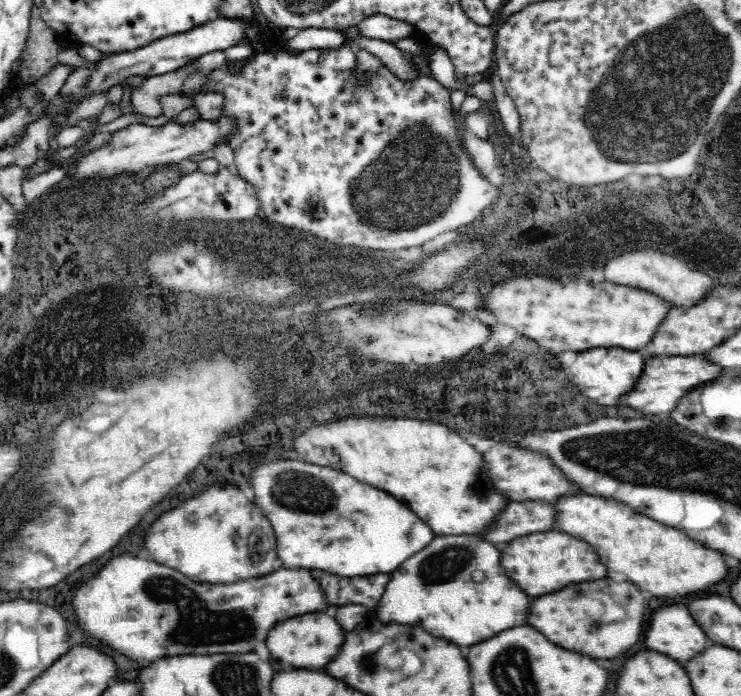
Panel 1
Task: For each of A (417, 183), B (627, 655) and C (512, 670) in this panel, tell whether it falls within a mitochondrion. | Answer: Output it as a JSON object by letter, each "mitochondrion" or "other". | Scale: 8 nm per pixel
{"A":"mitochondrion","B":"other","C":"mitochondrion"}

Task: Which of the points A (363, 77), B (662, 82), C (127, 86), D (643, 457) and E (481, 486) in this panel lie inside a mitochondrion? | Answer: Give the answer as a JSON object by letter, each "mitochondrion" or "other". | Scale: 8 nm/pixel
{"A":"other","B":"mitochondrion","C":"other","D":"mitochondrion","E":"other"}

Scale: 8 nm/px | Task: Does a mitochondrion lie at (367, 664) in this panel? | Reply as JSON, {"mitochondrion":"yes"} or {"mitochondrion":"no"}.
{"mitochondrion":"yes"}

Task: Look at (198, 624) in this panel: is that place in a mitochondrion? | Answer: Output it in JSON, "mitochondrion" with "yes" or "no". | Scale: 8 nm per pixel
{"mitochondrion":"yes"}

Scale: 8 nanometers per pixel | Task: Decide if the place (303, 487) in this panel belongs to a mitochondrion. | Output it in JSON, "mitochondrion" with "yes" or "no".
{"mitochondrion":"yes"}

